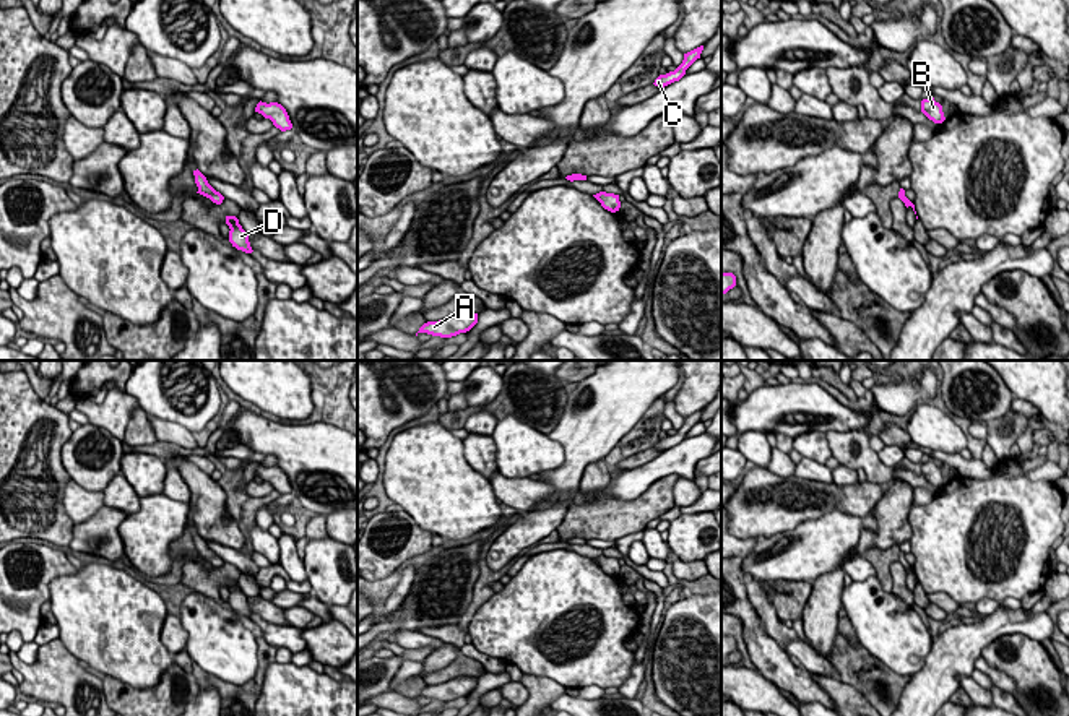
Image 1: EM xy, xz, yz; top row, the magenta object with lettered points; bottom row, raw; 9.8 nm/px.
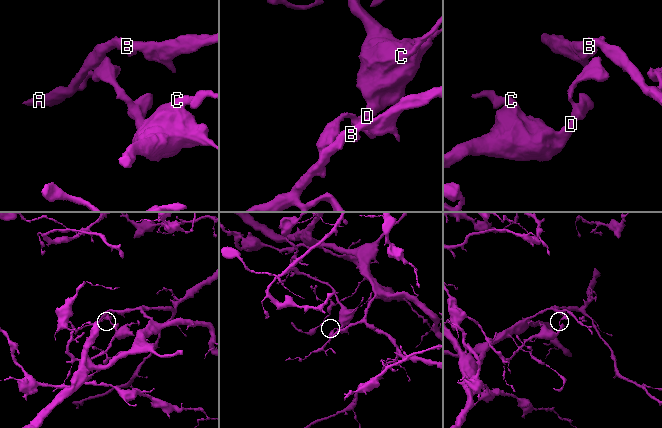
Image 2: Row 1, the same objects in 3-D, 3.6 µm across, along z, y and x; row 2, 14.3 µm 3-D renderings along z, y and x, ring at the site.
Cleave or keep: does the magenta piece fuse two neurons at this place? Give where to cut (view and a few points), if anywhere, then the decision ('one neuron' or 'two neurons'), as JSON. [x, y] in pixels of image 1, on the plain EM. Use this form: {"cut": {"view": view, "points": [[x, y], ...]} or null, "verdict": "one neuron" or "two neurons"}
{"cut": {"view": "xy", "points": [[220, 557], [210, 562]]}, "verdict": "two neurons"}

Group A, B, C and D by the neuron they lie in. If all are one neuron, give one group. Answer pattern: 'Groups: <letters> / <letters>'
Groups: A B / C D

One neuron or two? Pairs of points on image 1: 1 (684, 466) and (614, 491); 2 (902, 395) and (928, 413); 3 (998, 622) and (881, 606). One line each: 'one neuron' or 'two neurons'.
1: one neuron
2: two neurons
3: two neurons

